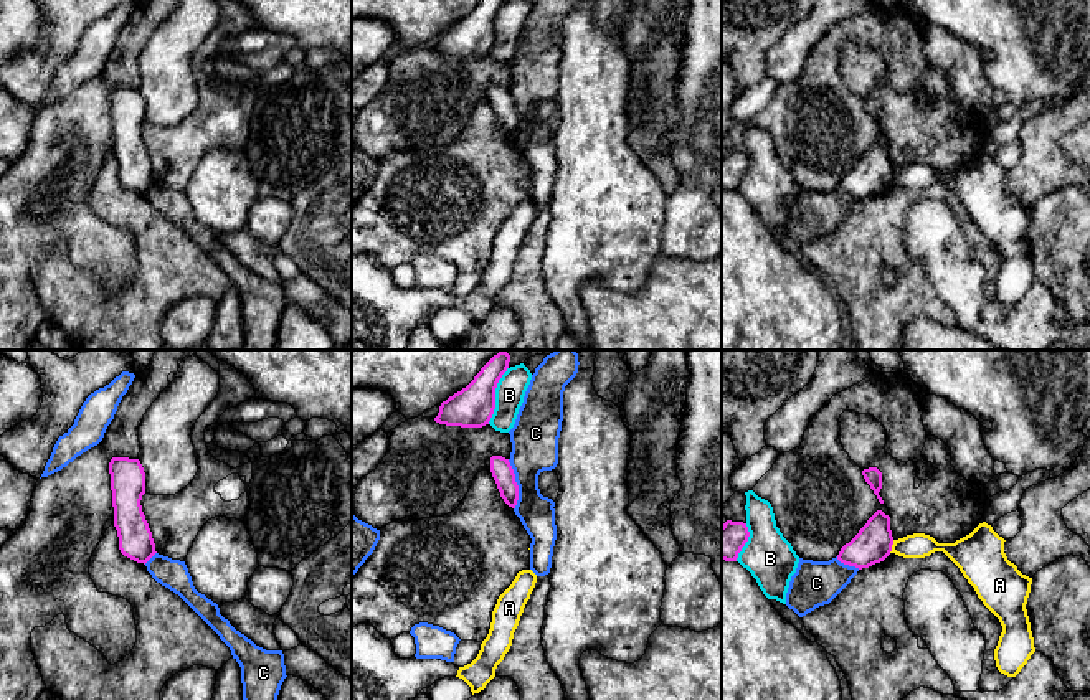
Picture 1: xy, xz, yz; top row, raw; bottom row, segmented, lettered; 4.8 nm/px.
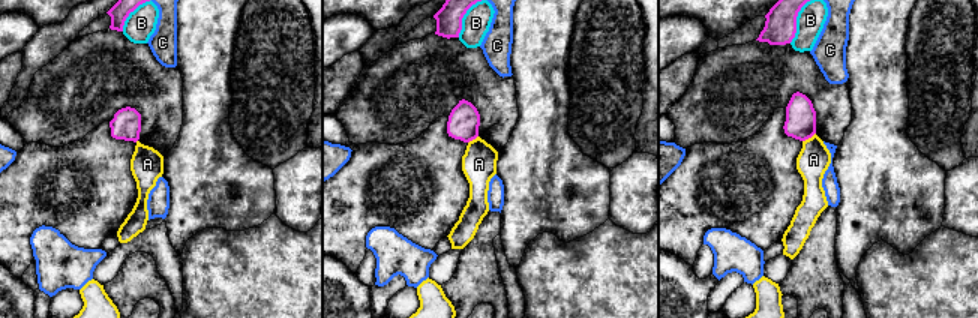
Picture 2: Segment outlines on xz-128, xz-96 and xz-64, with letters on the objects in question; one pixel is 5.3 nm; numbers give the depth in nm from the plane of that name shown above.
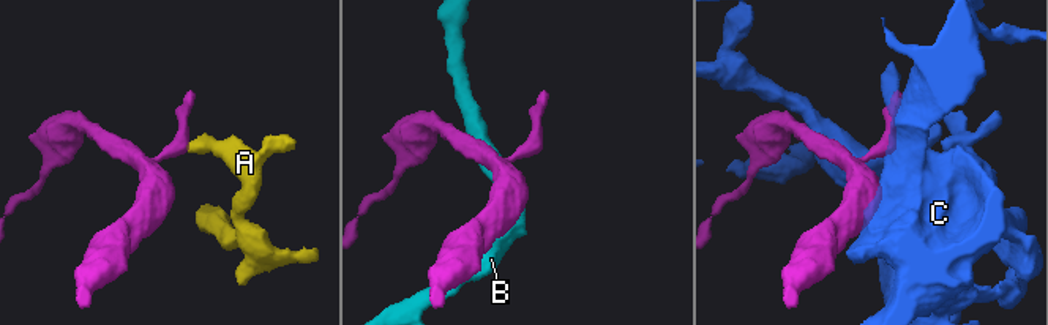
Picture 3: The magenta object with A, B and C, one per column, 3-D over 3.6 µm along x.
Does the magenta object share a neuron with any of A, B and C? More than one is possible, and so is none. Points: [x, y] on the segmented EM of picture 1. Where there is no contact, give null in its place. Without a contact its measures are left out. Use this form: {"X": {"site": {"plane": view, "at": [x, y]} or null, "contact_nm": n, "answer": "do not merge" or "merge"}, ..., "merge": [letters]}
{"A": {"site": {"plane": "yz", "at": [890, 547]}, "contact_nm": 70, "answer": "do not merge"}, "B": {"site": {"plane": "xz", "at": [494, 395]}, "contact_nm": 300, "answer": "do not merge"}, "C": {"site": {"plane": "xz", "at": [516, 484]}, "contact_nm": 260, "answer": "do not merge"}, "merge": []}

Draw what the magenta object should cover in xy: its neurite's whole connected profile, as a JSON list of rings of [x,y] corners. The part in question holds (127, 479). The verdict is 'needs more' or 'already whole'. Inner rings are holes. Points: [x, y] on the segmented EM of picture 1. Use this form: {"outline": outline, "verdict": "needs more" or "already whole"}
{"outline": [[[112,457],[109,474],[119,550],[124,556],[145,565],[157,551],[140,505],[145,494],[144,467],[139,459]]], "verdict": "already whole"}

